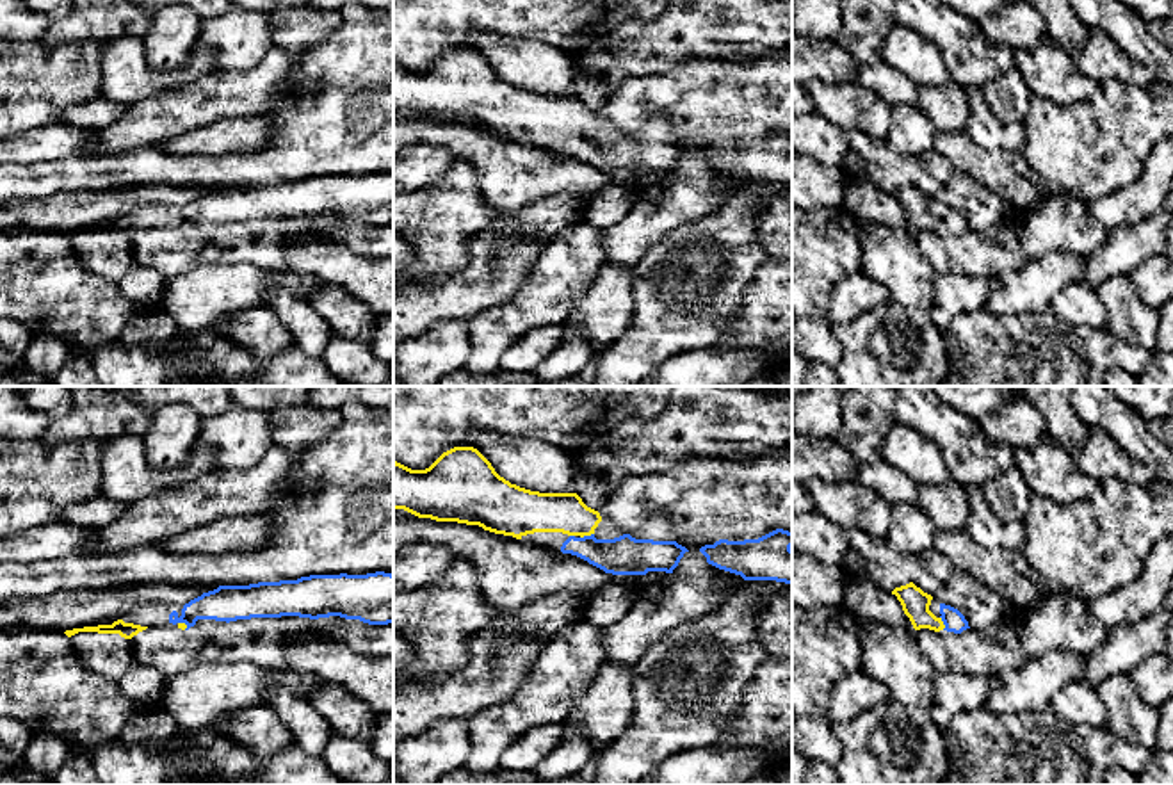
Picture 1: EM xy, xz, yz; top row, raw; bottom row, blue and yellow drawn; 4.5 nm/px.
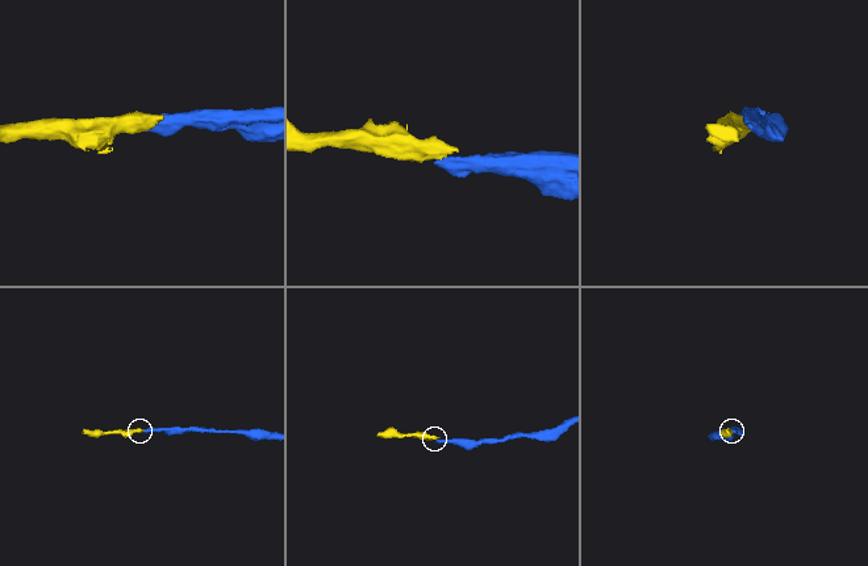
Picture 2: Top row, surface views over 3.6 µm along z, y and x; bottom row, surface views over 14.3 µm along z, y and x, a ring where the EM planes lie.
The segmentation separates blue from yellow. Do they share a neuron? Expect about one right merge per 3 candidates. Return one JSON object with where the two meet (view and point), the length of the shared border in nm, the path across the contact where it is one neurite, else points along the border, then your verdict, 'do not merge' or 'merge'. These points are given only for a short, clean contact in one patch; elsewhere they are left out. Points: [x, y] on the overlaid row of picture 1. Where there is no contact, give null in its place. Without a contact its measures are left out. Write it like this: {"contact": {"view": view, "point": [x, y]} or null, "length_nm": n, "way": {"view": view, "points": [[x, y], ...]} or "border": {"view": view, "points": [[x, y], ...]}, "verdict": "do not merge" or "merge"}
{"contact": {"view": "xz", "point": [586, 536]}, "length_nm": 70, "way": {"view": "xz", "points": [[622, 556], [604, 554], [586, 536], [566, 513]]}, "verdict": "merge"}

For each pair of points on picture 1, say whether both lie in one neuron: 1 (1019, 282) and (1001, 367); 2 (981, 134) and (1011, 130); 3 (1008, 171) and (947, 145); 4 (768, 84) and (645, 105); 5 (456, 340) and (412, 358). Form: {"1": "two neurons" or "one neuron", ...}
{"1": "two neurons", "2": "one neuron", "3": "one neuron", "4": "one neuron", "5": "one neuron"}

